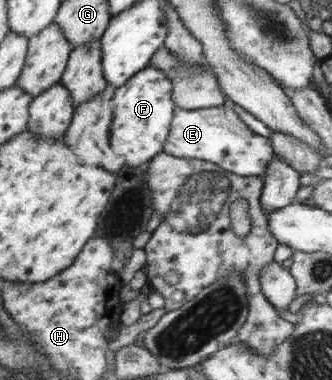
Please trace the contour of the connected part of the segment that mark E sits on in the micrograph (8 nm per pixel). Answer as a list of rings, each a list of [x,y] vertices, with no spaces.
[[[231,103],[199,110],[176,108],[171,134],[163,153],[216,163],[224,170],[231,170],[233,174],[244,177],[265,177],[268,165],[275,157],[272,140],[252,132],[240,114],[232,109]]]

